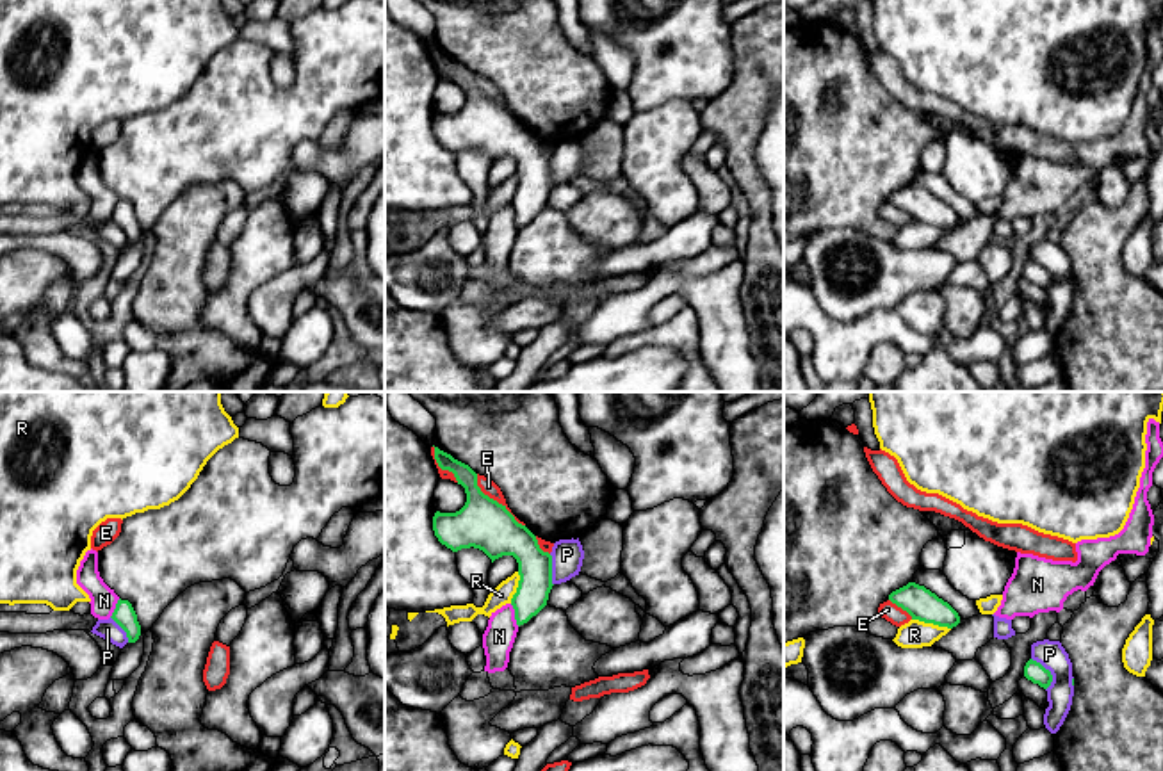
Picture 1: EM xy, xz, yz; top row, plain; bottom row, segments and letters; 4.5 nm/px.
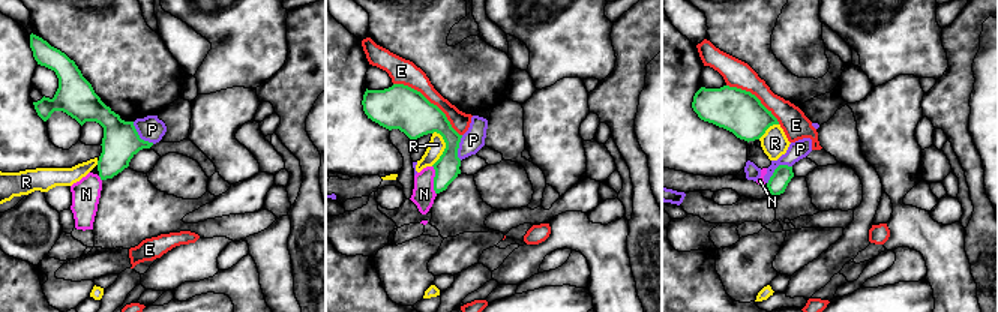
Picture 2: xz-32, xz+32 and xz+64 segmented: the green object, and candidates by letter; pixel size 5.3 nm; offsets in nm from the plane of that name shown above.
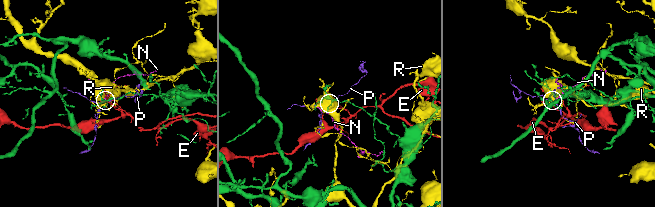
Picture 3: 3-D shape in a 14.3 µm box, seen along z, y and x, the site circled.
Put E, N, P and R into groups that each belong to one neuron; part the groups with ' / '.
E / N / P / R

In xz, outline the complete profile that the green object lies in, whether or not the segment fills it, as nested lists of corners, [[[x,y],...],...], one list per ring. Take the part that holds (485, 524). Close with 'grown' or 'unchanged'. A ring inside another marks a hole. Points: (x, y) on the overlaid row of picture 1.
[[[435,447],[435,459],[442,470],[454,474],[465,488],[467,502],[456,513],[433,516],[433,531],[442,545],[458,552],[479,548],[492,563],[502,556],[513,556],[518,563],[518,588],[511,598],[516,625],[527,623],[549,600],[552,589],[552,556],[543,552],[536,536],[477,486],[477,474],[451,454]]] | unchanged

